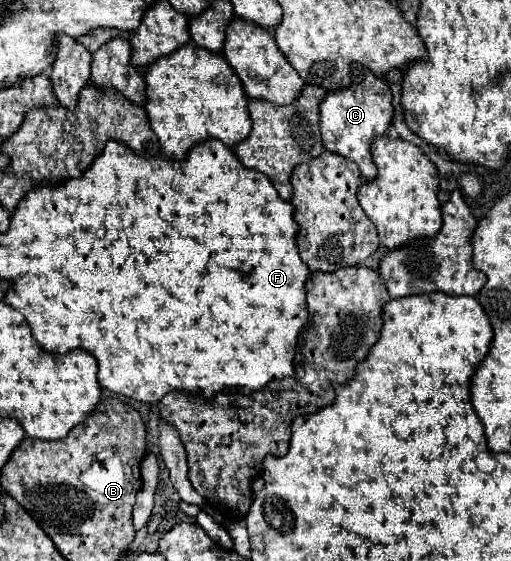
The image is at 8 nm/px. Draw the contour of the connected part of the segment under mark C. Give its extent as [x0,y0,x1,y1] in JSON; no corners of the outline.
[321,67,393,181]

